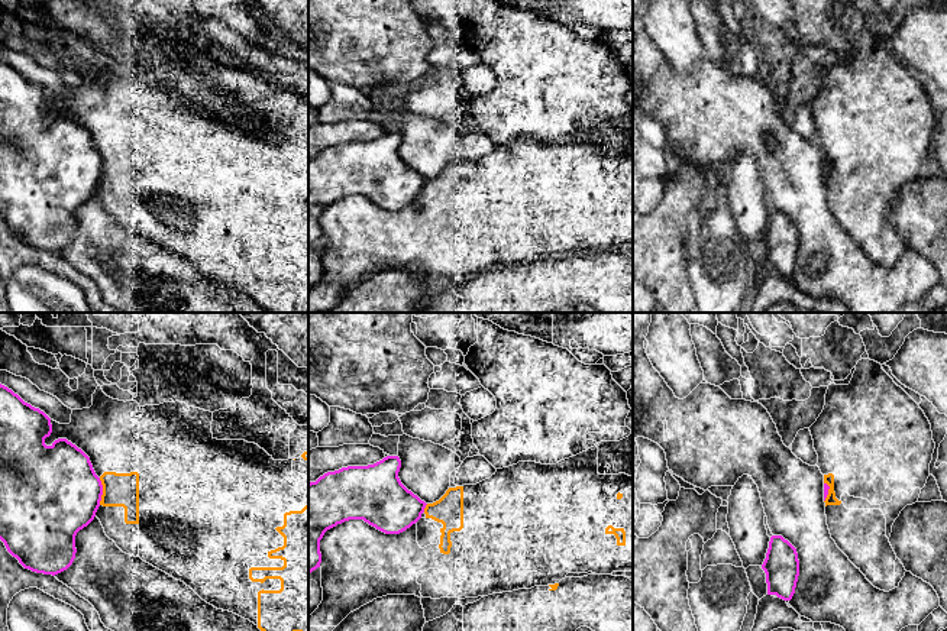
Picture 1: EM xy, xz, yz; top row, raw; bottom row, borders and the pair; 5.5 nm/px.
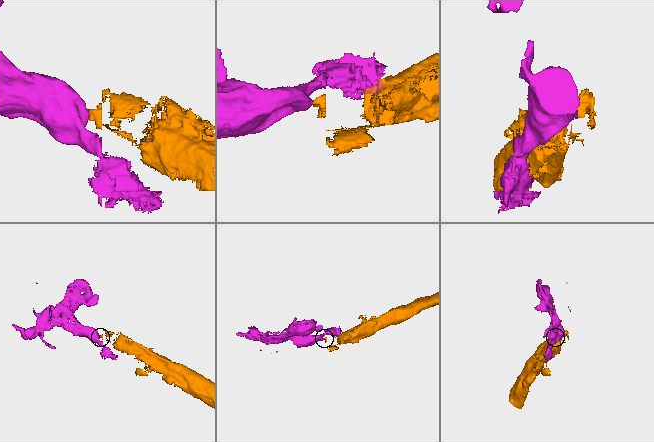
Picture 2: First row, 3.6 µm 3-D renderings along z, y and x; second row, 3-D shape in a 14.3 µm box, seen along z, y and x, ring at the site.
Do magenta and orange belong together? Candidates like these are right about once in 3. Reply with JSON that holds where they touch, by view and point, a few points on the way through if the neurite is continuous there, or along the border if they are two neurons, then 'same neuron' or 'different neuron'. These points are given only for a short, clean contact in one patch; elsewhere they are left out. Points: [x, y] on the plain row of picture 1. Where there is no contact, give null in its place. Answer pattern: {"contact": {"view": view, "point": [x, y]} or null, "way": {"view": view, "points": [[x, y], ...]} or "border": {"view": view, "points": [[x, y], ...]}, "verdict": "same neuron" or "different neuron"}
{"contact": {"view": "xy", "point": [102, 167]}, "verdict": "different neuron"}

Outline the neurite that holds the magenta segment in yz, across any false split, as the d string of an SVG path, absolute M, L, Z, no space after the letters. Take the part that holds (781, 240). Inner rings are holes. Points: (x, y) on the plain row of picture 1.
M772 211L762 245L766 249L767 271L791 276L799 252L796 224L782 211Z

